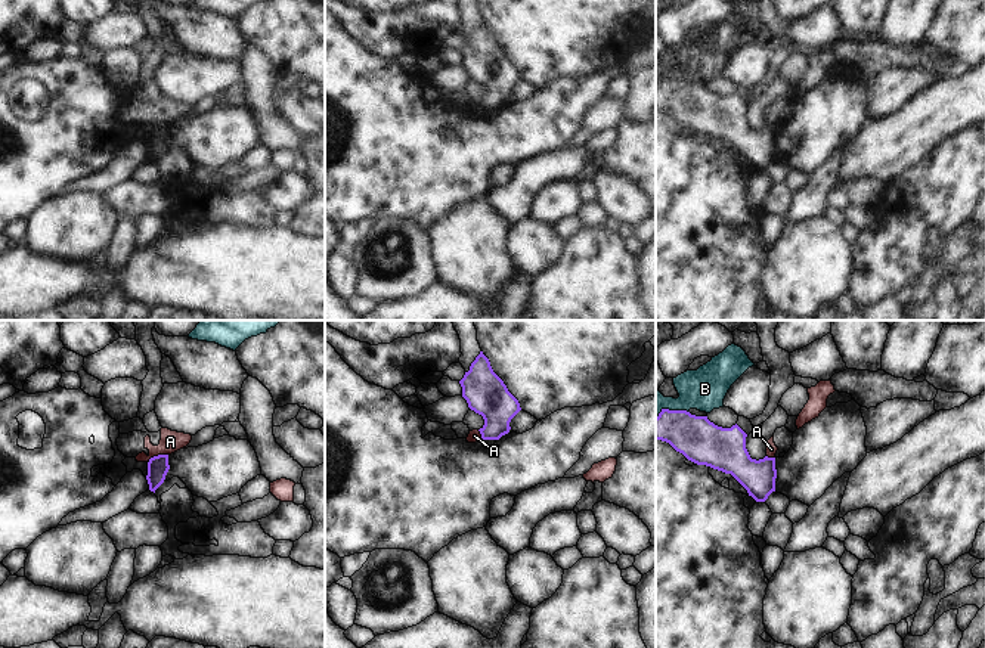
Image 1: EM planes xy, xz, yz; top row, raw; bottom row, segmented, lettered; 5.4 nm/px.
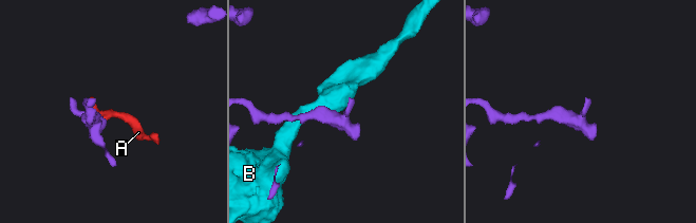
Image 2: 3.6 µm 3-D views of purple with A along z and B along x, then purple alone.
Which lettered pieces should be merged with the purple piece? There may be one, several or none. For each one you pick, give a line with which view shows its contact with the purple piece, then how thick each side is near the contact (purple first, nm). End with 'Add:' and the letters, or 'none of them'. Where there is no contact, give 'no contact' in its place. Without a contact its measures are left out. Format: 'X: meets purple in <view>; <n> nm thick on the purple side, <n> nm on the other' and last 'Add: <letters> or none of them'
Add: none of them

